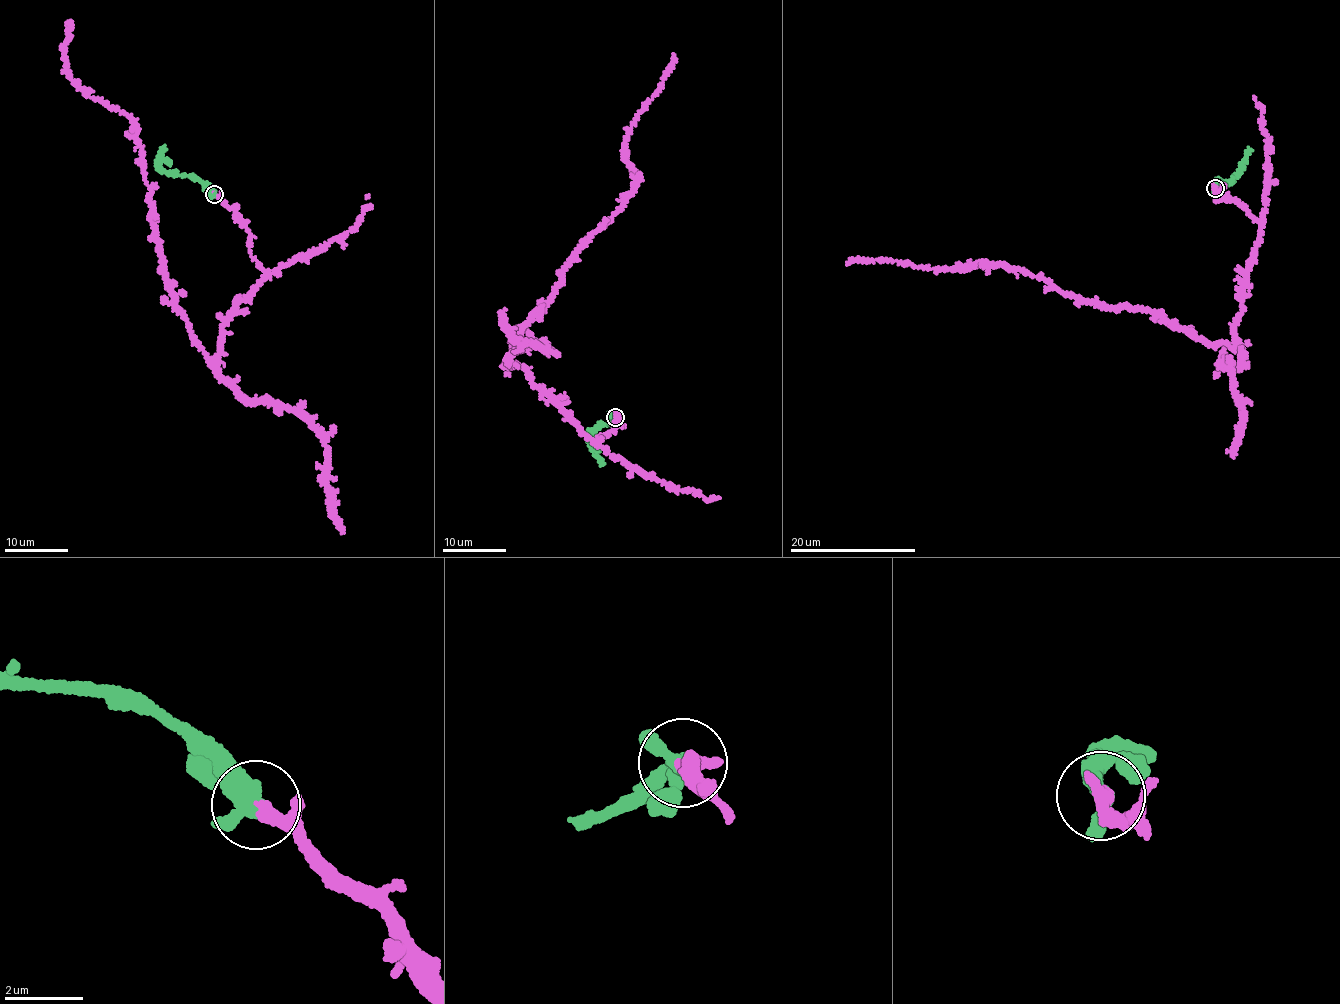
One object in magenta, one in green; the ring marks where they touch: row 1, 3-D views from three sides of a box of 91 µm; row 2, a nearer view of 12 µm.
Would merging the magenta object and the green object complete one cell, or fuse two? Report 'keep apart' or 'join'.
join

